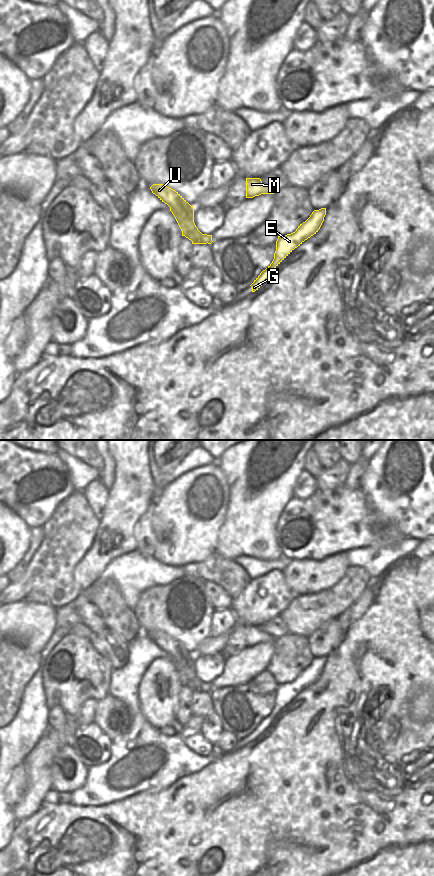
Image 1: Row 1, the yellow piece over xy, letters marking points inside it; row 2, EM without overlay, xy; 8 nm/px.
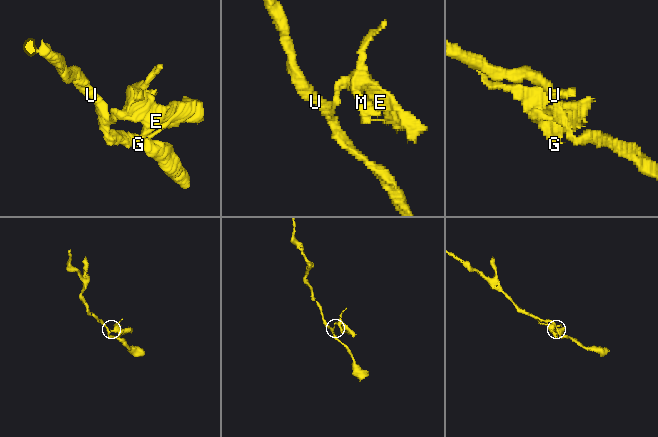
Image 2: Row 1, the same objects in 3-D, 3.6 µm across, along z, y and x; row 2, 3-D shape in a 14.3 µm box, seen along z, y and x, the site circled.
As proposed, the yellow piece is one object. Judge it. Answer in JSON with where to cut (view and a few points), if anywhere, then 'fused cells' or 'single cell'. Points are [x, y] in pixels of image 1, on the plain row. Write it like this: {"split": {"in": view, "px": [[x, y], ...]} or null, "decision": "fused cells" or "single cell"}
{"split": {"in": "xy", "px": [[201, 681], [200, 686], [206, 691]]}, "decision": "fused cells"}

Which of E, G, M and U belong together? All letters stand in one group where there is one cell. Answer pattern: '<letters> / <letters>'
E G M / U

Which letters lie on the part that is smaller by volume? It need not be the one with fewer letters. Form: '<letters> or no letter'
E, G, M.

